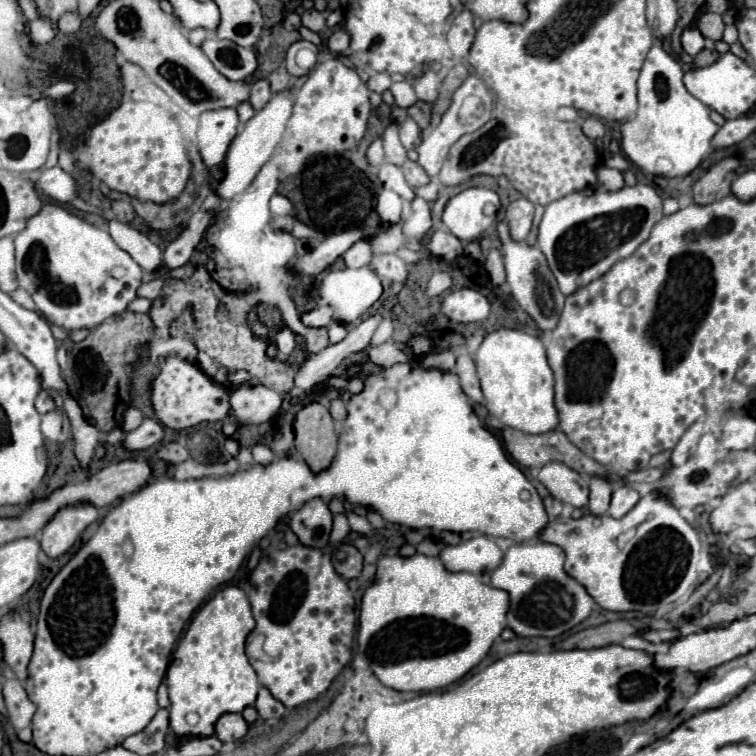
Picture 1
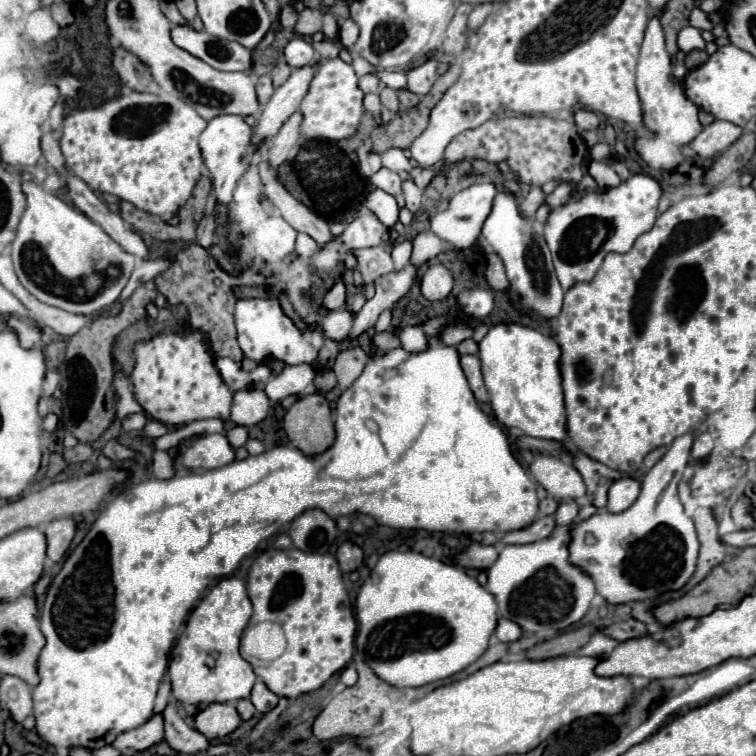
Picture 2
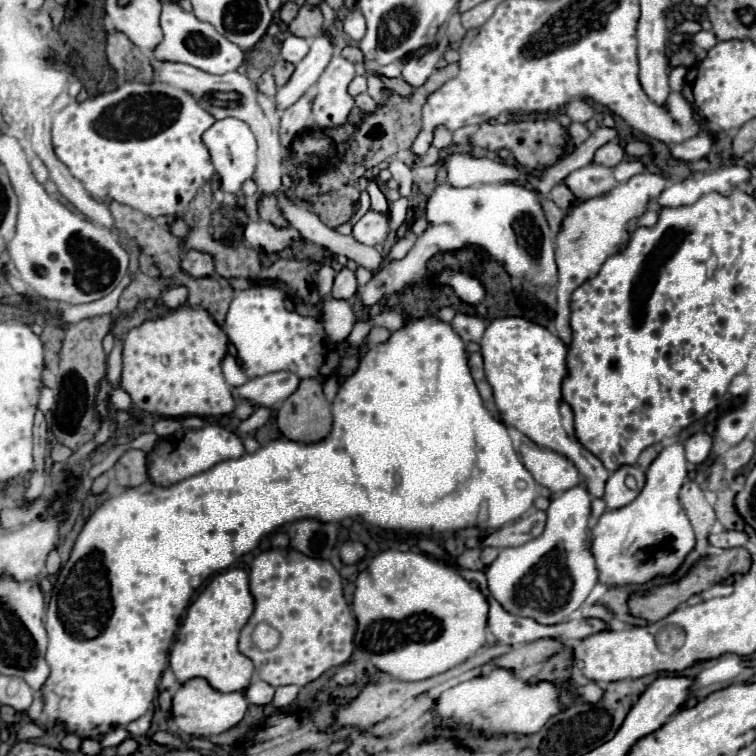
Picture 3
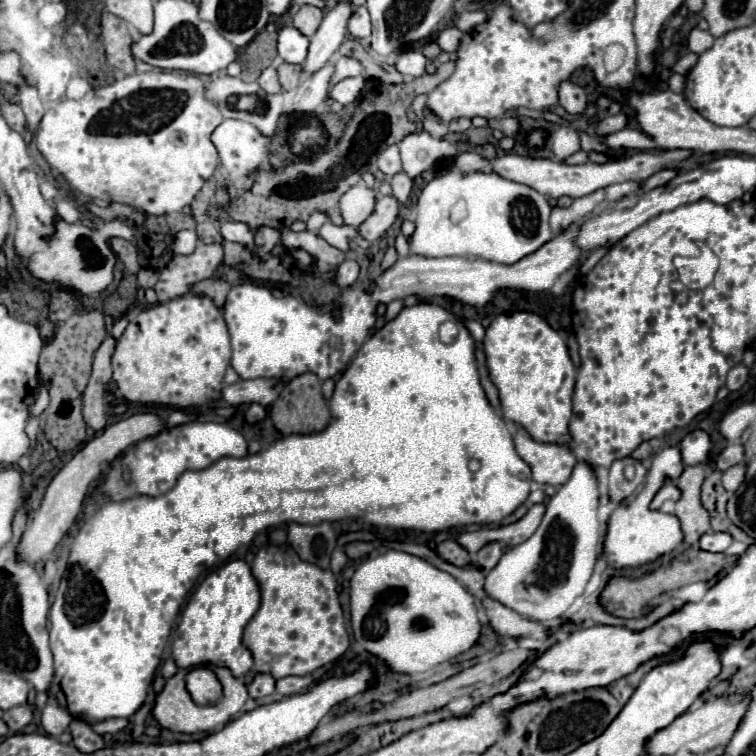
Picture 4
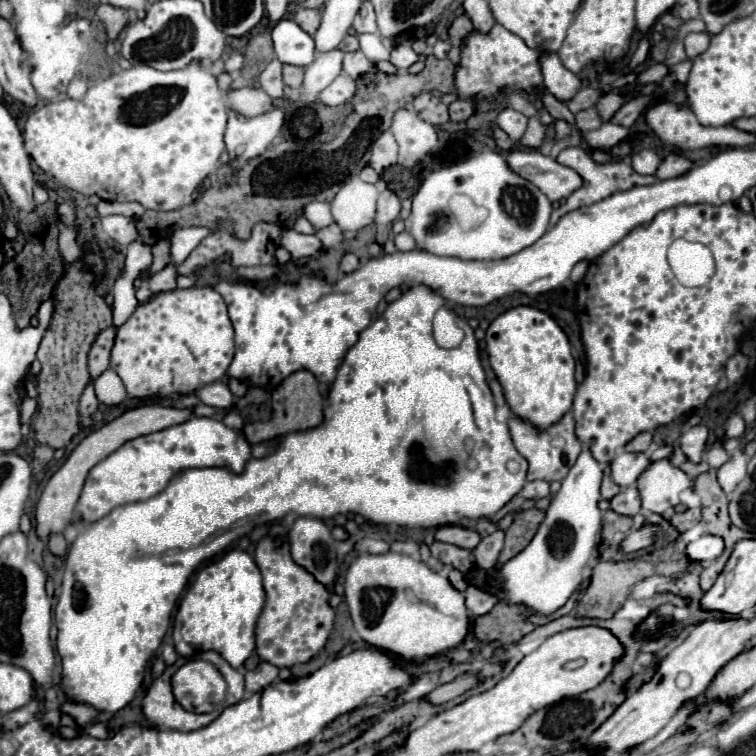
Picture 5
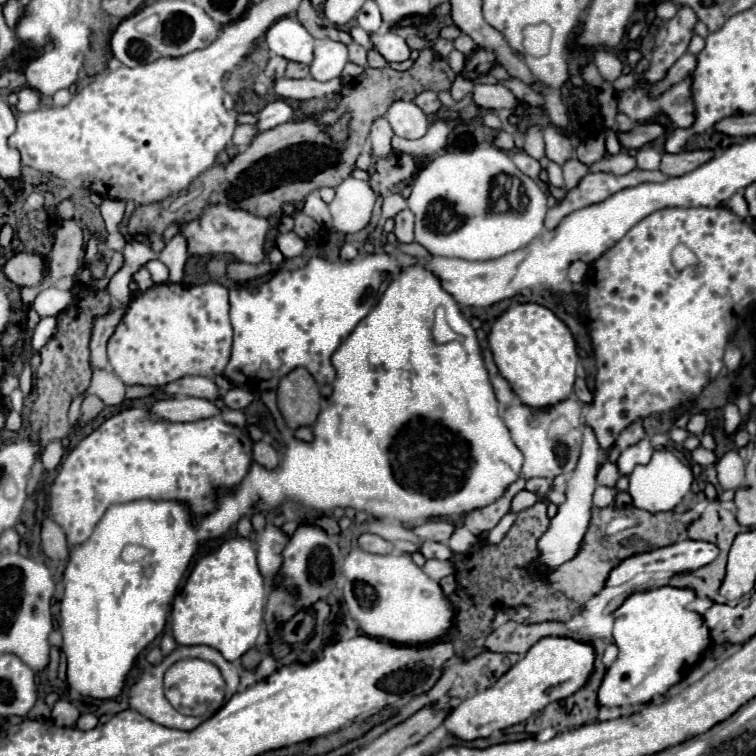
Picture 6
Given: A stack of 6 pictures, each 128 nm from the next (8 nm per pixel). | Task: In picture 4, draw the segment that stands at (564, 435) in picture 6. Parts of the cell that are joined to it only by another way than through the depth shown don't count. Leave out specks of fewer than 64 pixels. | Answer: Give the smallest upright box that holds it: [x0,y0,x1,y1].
[514,428,576,486]

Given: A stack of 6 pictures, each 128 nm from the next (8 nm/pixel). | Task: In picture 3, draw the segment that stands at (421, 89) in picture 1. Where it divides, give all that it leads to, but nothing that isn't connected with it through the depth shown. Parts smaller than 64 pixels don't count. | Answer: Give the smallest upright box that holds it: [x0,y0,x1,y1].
[402,48,442,88]

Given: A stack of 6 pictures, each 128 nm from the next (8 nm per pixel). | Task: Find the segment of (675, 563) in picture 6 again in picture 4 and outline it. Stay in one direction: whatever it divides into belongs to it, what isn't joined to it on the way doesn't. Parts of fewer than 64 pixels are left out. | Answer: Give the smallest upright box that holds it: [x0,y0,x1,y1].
[700,532,734,552]

